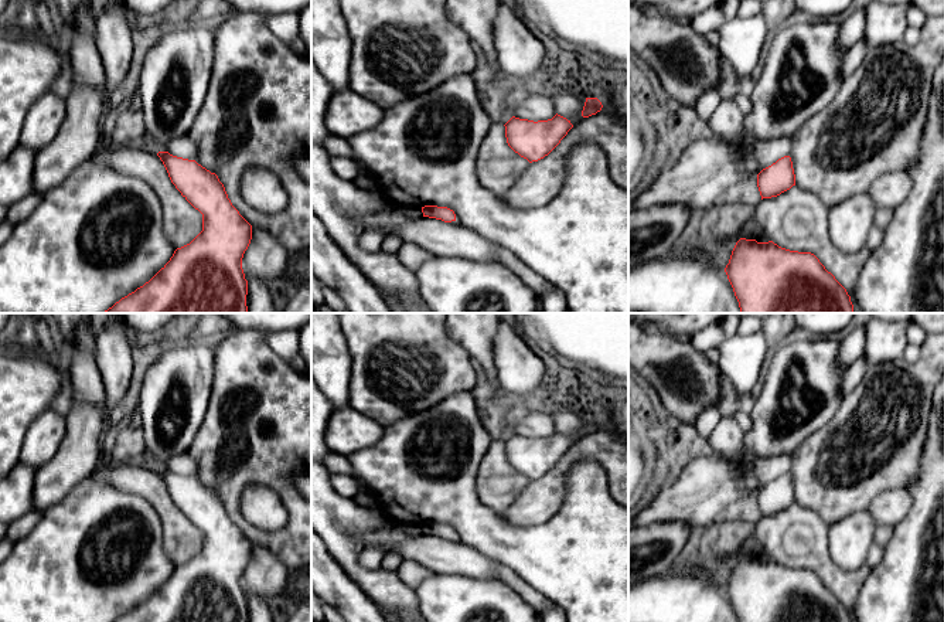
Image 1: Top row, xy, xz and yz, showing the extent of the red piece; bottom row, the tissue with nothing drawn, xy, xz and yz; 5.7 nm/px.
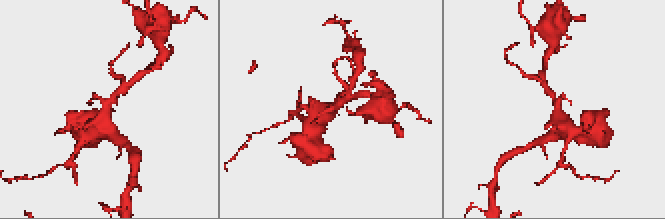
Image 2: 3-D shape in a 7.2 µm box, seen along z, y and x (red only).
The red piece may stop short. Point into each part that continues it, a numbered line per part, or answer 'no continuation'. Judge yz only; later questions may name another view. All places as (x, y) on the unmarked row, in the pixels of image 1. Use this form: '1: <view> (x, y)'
no continuation

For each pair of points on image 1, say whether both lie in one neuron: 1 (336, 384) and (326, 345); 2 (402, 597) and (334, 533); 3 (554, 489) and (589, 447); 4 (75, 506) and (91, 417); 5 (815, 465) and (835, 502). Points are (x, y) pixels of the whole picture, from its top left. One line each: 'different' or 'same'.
1: same
2: same
3: same
4: different
5: same

